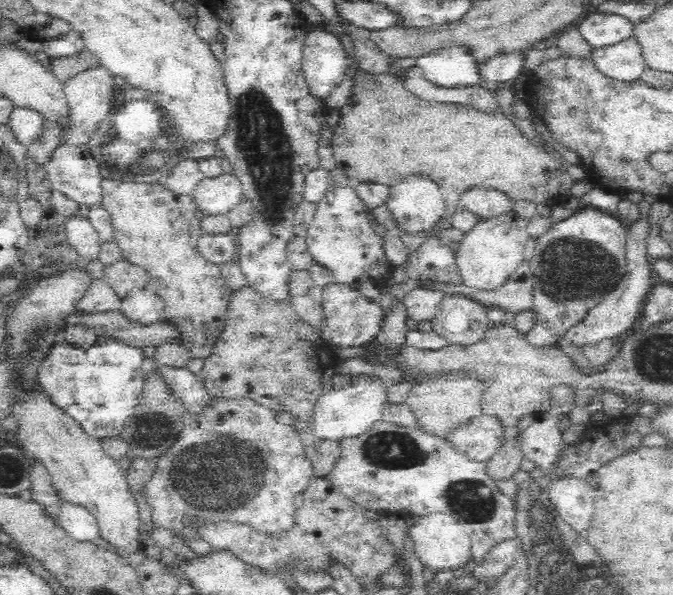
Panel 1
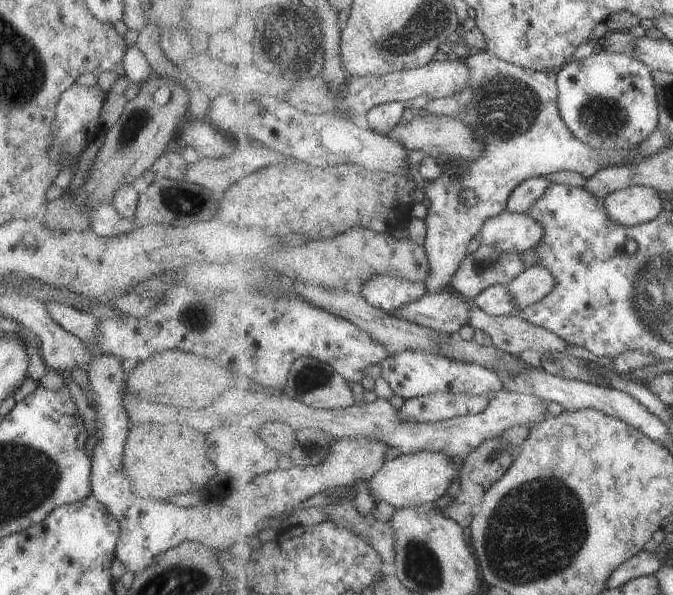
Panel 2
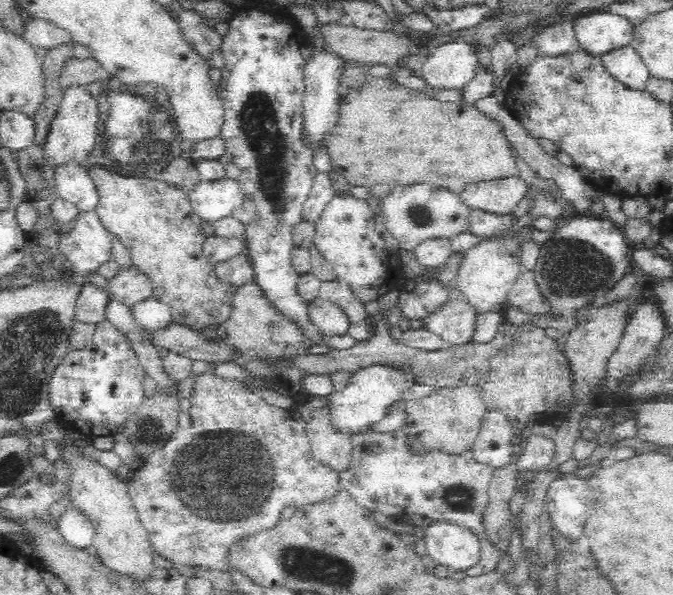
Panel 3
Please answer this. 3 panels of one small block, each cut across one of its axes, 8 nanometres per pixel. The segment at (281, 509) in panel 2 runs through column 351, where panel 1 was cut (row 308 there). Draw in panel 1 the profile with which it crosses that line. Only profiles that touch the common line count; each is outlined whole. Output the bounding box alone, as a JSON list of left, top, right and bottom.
[431,295,492,346]

